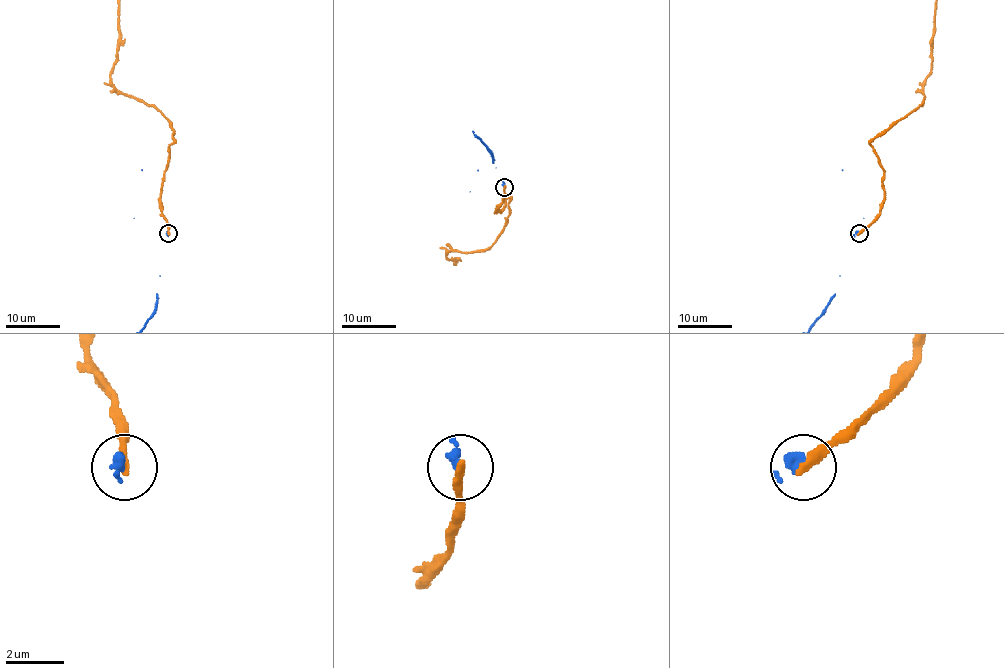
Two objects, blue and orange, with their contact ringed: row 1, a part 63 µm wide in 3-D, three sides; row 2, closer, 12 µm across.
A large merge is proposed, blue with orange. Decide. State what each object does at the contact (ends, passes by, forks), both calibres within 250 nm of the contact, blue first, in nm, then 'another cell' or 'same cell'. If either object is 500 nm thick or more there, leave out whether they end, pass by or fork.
blue ends there; orange ends there; 320 nm thick on the blue side, 320 nm on the other; another cell

